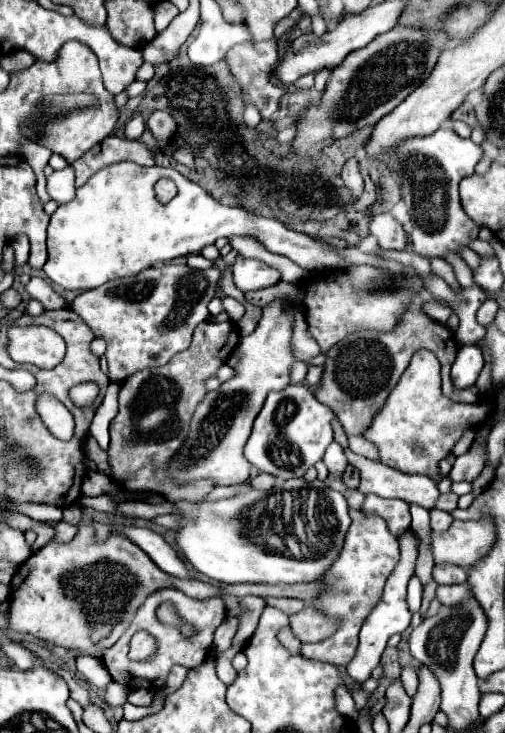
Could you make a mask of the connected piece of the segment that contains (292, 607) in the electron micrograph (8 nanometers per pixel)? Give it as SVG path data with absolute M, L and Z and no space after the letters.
M268 597L266 605L276 607L280 611L284 611L286 615L294 615L300 609L304 609L304 601L300 601L300 599L284 599L284 597L280 597L280 599L278 597Z

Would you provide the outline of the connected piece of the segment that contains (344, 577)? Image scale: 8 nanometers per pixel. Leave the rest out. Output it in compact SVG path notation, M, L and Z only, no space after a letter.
M350 509L350 519L352 519L352 525L346 533L342 551L338 553L334 563L328 567L326 575L318 581L320 593L310 603L322 615L336 619L338 629L336 633L332 633L328 639L320 643L302 644L302 655L306 659L324 661L336 667L340 665L346 667L354 659L356 647L358 647L358 631L364 619L370 615L370 611L378 605L384 585L400 561L398 537L392 535L392 531L388 529L386 521L382 521L382 517L366 515L362 511Z

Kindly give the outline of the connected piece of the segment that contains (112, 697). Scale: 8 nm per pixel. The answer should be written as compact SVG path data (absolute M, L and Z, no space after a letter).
M112 680L107 685L106 701L111 706L123 706L127 701L128 693L128 687Z

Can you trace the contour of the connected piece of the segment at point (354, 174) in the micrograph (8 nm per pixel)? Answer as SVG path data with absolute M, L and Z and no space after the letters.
M352 157L344 163L342 177L344 177L344 183L348 185L348 189L352 189L352 193L356 193L356 197L360 197L360 193L364 189L364 181L362 181L362 175L358 171L358 159L356 157Z

